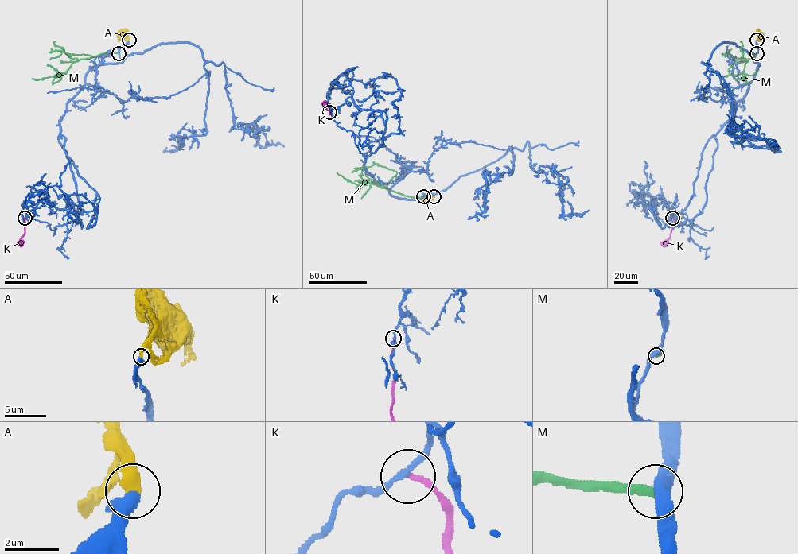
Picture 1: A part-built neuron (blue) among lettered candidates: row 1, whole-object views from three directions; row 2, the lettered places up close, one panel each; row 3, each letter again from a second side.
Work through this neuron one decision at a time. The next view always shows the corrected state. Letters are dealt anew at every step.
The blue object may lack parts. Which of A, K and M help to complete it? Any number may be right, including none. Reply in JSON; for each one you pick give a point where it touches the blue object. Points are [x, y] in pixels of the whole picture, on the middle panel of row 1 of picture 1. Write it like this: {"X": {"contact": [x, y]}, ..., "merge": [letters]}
{"A": {"contact": [434, 196]}, "merge": ["A"]}

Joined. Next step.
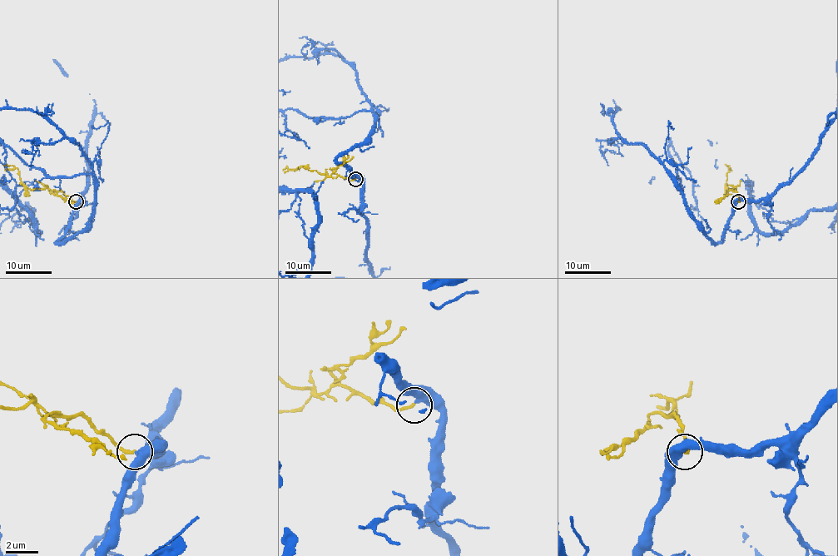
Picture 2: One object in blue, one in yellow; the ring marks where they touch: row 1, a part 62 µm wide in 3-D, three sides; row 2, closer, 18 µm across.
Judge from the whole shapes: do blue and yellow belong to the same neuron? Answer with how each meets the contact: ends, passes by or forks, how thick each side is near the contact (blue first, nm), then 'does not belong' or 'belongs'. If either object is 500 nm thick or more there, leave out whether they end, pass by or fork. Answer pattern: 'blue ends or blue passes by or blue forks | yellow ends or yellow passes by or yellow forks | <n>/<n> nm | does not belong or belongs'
550/180 nm | belongs

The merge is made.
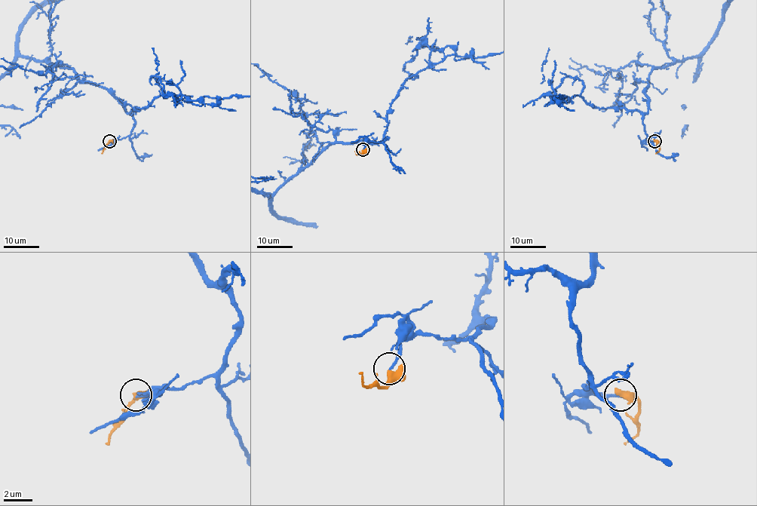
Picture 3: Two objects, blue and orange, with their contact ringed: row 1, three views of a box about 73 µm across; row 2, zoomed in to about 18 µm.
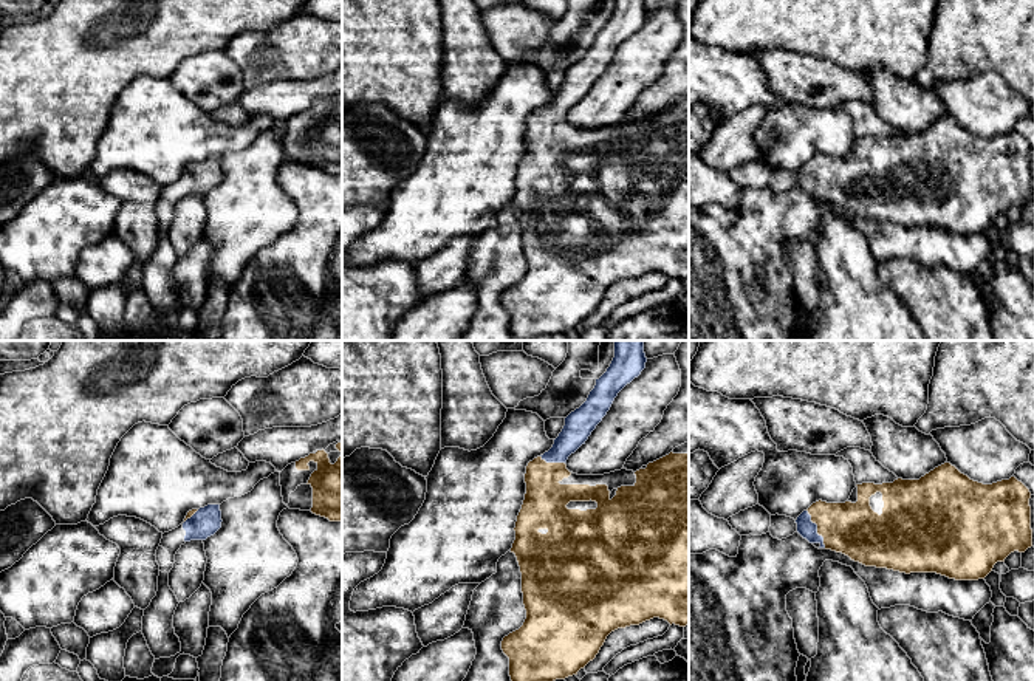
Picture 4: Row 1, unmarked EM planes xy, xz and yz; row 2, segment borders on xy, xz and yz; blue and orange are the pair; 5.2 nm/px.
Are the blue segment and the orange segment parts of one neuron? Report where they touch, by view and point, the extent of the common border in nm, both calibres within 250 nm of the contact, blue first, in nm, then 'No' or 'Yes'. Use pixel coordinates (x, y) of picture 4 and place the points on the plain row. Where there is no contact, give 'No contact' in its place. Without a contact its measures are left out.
Touches blue at yz (816, 181). Shared border 220 nm. Thickness 90 nm (blue) against 280 nm. Yes

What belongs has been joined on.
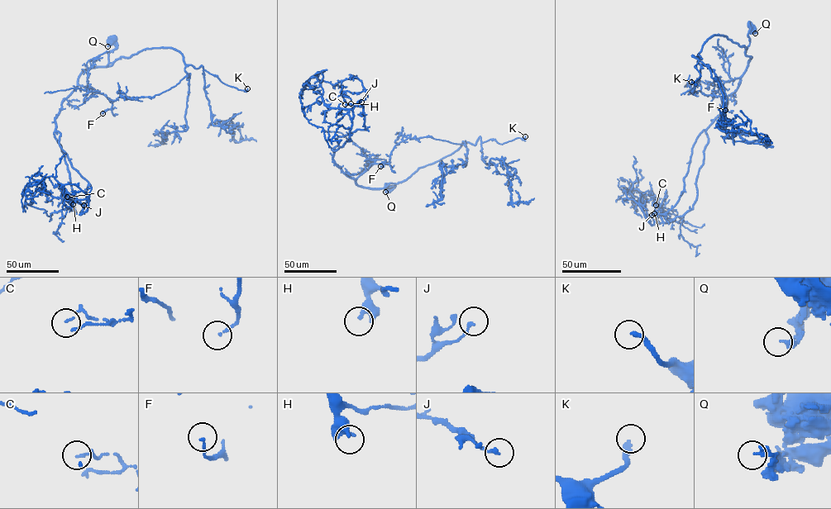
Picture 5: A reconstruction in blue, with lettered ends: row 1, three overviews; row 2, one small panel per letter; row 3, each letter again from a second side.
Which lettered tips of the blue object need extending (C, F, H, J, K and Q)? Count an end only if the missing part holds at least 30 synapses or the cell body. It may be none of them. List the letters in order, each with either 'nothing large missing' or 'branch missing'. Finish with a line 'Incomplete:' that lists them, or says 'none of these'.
C: nothing large missing
F: nothing large missing
H: nothing large missing
J: nothing large missing
K: branch missing
Q: nothing large missing
Incomplete: K

